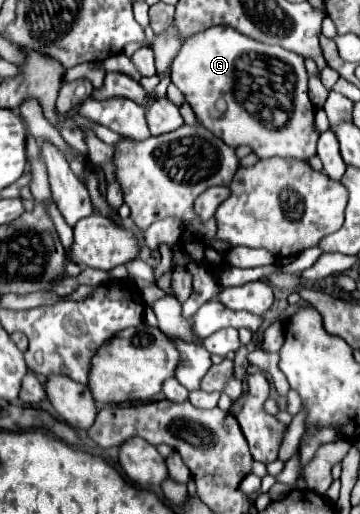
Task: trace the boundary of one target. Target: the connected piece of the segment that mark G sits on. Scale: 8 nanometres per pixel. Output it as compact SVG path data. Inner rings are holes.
M211 26L191 38L187 38L171 64L171 82L183 92L185 100L193 106L199 122L211 130L217 138L221 138L227 146L239 148L249 146L257 158L295 158L307 162L317 154L317 138L319 132L315 128L315 106L309 100L307 90L307 72L303 64L303 56L287 52L279 46L259 44L257 40L249 40L241 32L229 26ZM247 104L257 106L257 110L247 108ZM267 104L277 104L287 114L287 124L283 128L273 128L261 118L261 108Z

